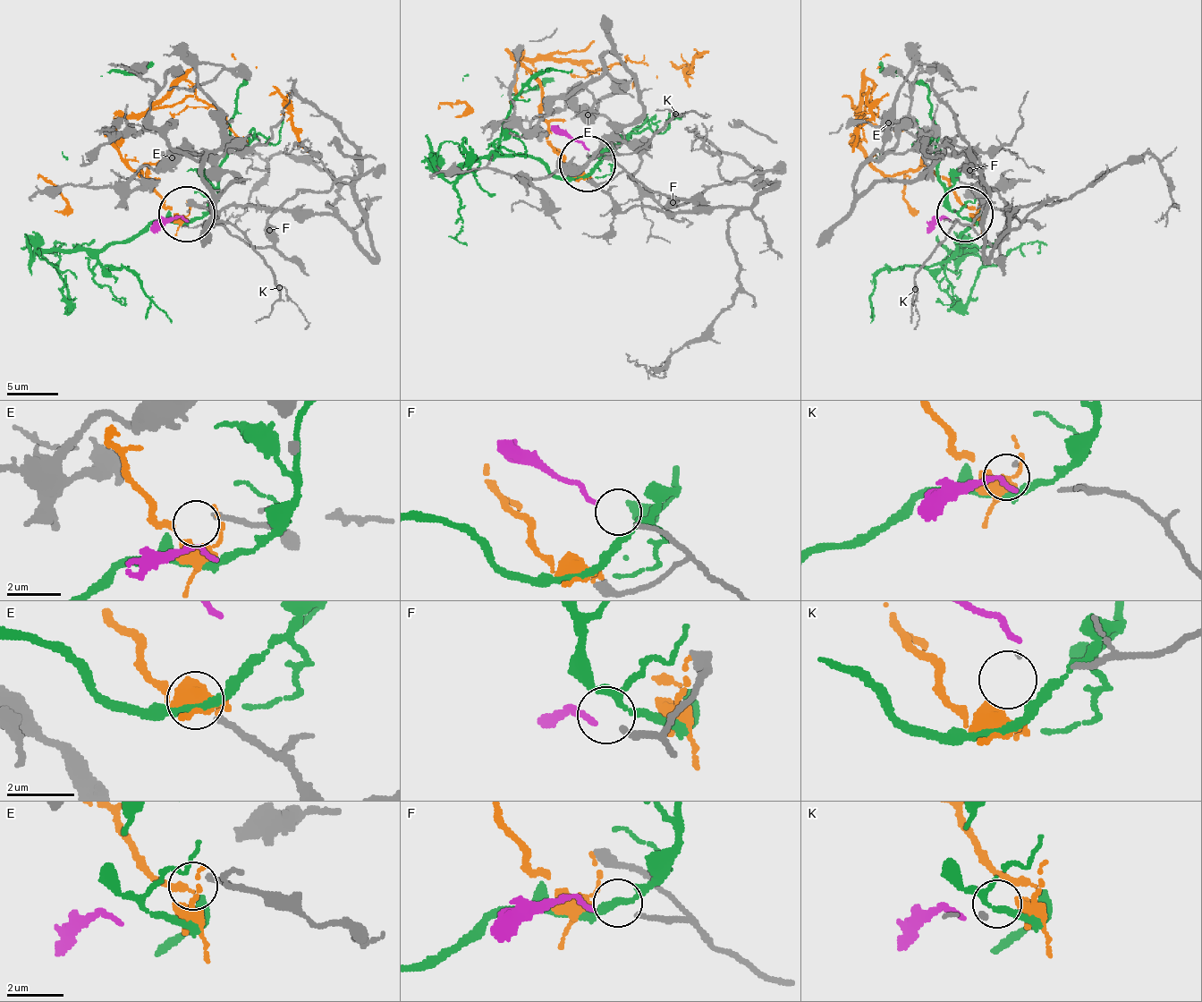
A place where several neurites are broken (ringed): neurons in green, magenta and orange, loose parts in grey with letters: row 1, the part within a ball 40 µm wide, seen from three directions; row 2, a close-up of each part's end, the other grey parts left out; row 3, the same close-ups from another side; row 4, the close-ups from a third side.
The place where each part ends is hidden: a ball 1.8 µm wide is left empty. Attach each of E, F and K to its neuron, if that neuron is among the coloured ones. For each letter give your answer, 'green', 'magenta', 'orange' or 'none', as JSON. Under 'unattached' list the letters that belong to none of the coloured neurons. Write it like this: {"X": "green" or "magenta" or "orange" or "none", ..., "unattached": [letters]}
{"E": "none", "F": "magenta", "K": "orange", "unattached": ["E"]}

